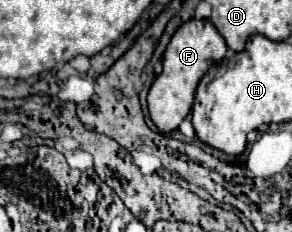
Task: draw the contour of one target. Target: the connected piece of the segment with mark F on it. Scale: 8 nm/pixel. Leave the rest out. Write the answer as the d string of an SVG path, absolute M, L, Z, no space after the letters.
M190 19L176 29L162 57L164 69L156 77L148 93L148 115L152 123L158 127L158 131L170 133L178 129L182 119L190 113L198 81L210 69L212 63L224 59L226 49L228 47L224 43L224 37L216 31L216 27L208 19Z

